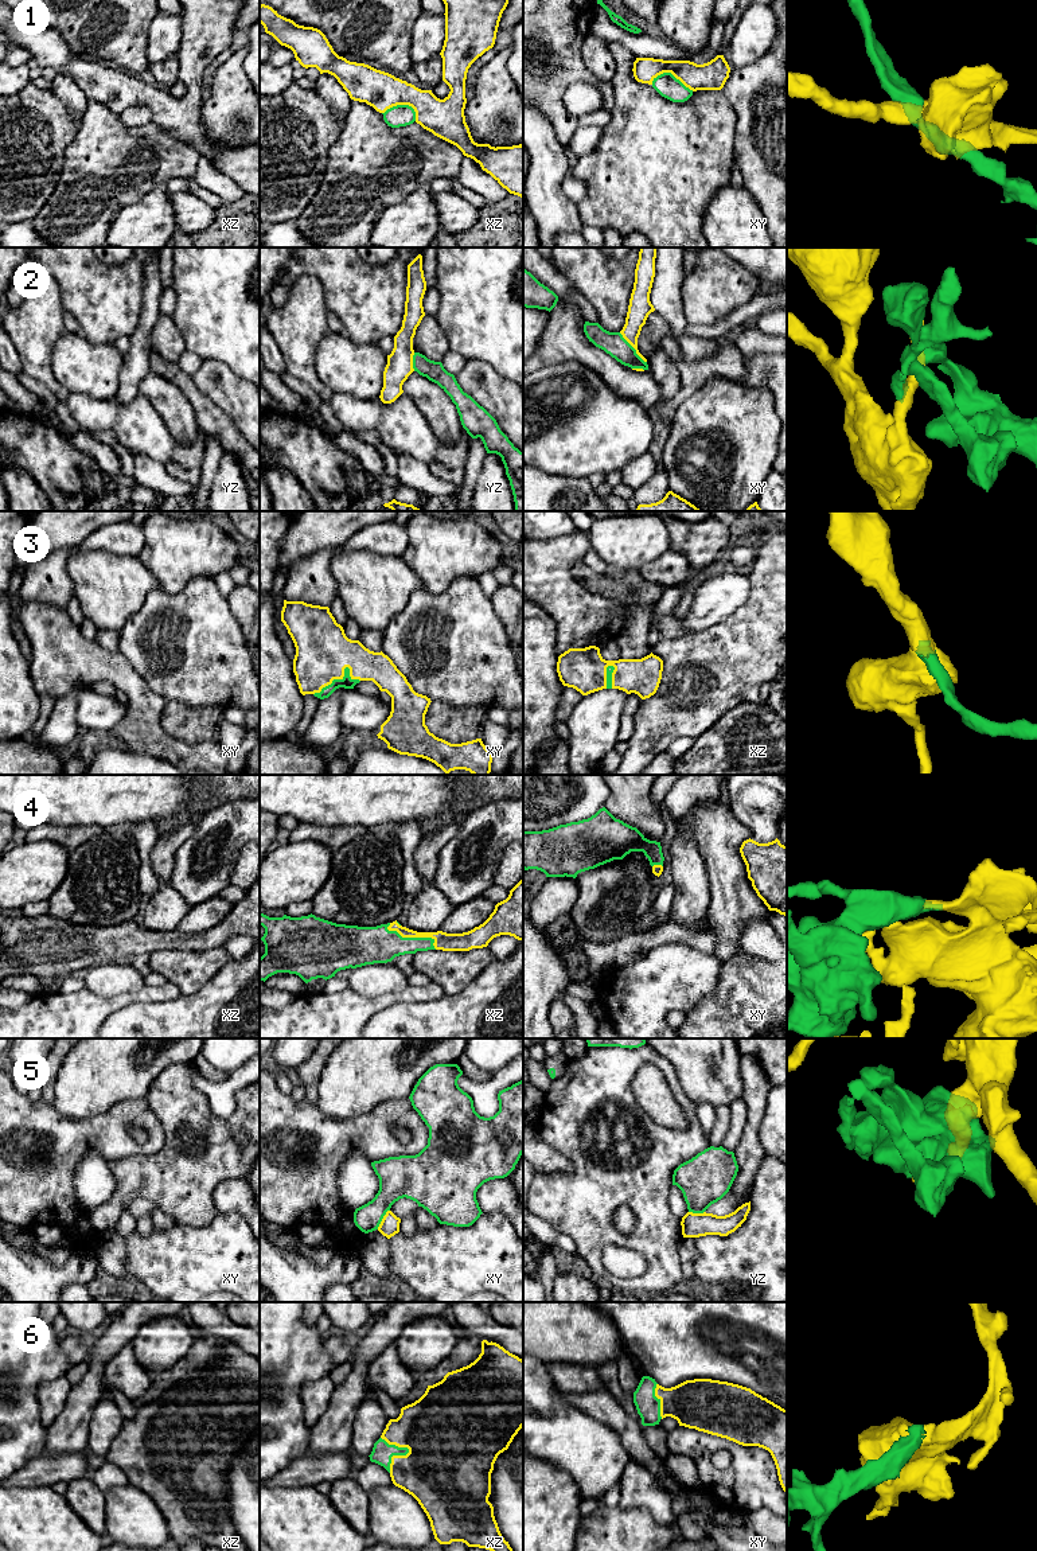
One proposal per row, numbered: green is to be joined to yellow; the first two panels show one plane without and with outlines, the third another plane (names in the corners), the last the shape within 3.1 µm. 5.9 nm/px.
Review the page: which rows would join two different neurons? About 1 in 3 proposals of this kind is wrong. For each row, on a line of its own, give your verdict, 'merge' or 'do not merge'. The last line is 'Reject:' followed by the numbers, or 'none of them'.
1: do not merge
2: do not merge
3: merge
4: merge
5: do not merge
6: merge
Reject: 1, 2, 5

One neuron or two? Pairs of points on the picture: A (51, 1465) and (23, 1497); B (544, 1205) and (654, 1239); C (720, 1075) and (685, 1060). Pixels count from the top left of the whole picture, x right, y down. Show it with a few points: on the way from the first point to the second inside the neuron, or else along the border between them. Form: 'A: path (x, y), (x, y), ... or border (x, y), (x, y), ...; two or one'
A: border (14, 1485), (50, 1487); two
B: path (570, 1205), (600, 1232), (627, 1240); one
C: path (712, 1070), (702, 1060), (693, 1060); one

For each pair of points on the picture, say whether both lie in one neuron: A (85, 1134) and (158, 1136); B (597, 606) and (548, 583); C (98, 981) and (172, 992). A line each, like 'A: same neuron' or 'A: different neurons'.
A: same neuron
B: same neuron
C: different neurons

